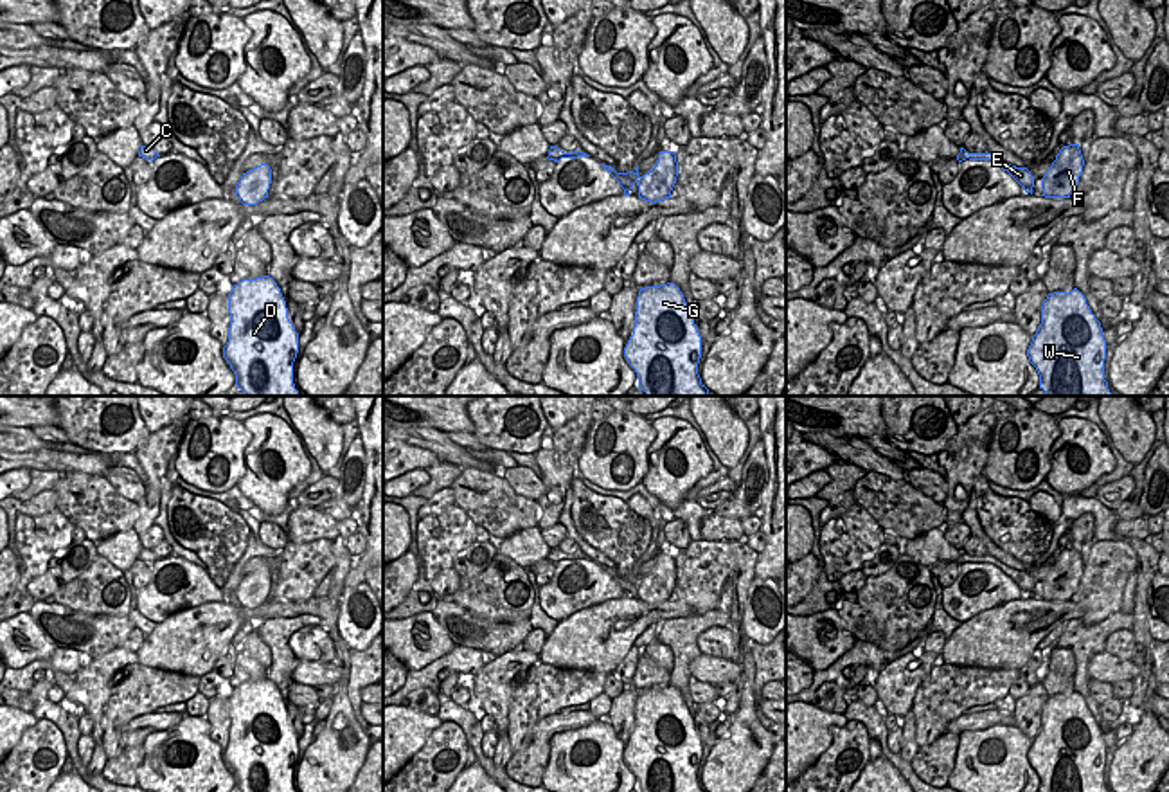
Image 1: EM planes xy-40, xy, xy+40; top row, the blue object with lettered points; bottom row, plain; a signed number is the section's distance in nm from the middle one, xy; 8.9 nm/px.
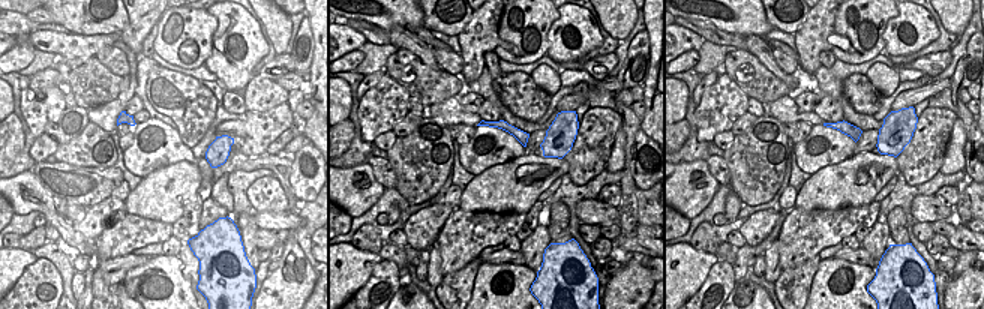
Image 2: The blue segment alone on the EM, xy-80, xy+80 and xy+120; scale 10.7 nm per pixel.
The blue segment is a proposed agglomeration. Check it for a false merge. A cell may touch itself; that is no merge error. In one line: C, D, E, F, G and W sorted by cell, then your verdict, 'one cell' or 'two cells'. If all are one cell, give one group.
groups C D E F G W; one cell

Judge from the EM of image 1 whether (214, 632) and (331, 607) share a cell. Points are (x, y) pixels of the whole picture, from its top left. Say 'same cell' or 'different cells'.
same cell

